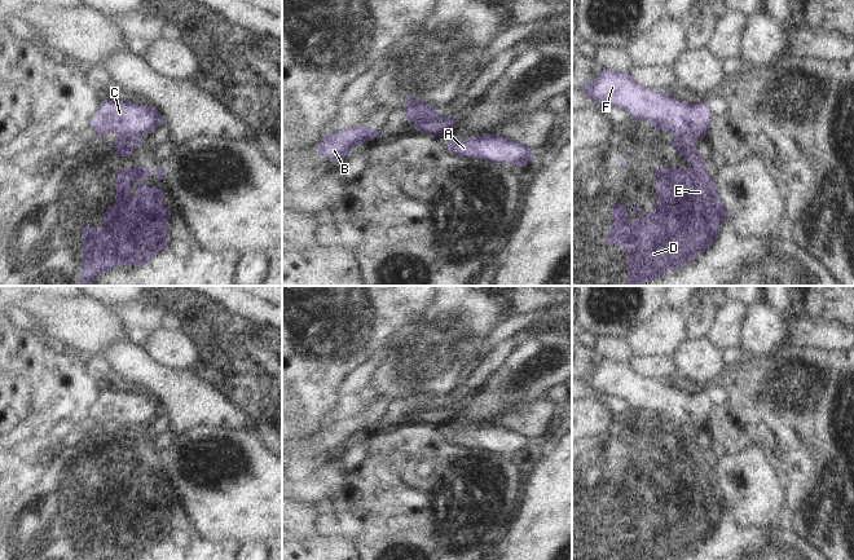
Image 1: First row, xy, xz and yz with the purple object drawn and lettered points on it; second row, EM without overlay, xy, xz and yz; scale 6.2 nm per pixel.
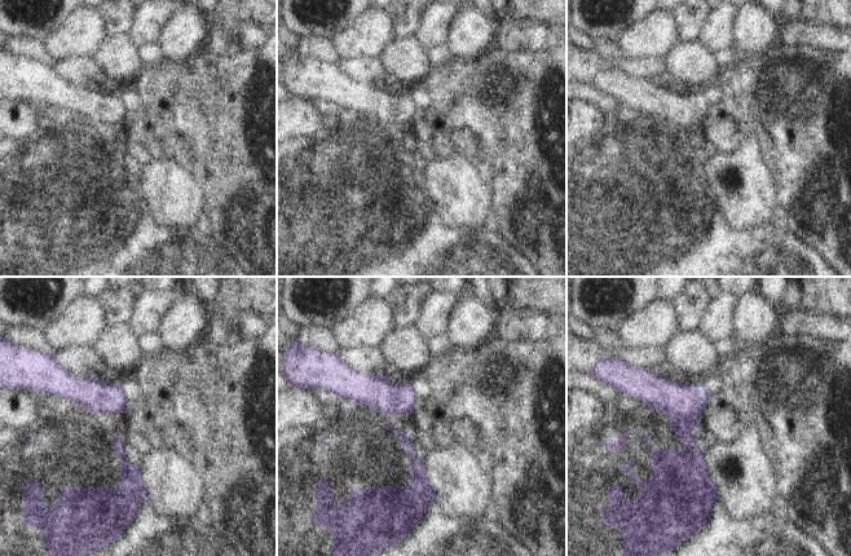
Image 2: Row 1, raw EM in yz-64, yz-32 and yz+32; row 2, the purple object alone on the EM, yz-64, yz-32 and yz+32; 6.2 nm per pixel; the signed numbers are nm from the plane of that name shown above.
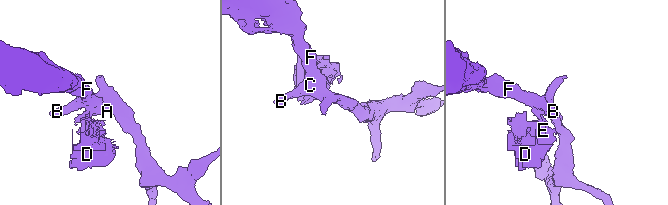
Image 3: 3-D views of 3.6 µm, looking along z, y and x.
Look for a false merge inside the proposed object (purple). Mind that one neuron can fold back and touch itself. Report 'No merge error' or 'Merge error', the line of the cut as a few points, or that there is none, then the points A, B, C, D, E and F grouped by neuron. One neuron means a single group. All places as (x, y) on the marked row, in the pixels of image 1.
Merge error. Split along yz (676, 139), (689, 148), (695, 148). Groups: A B C F / D E

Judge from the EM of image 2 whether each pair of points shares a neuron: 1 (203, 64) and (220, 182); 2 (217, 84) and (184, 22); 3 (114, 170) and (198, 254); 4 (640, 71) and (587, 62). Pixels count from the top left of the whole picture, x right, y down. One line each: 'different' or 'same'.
1: same
2: different
3: same
4: same

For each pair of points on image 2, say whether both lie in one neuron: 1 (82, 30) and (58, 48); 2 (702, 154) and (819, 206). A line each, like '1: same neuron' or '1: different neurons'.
1: same neuron
2: different neurons

